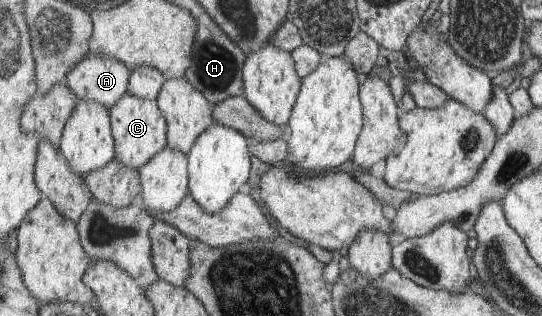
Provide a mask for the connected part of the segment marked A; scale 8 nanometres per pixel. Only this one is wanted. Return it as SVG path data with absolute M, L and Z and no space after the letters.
M88 54L70 71L67 85L79 100L100 102L112 110L112 106L127 94L131 72L124 62L116 58Z

